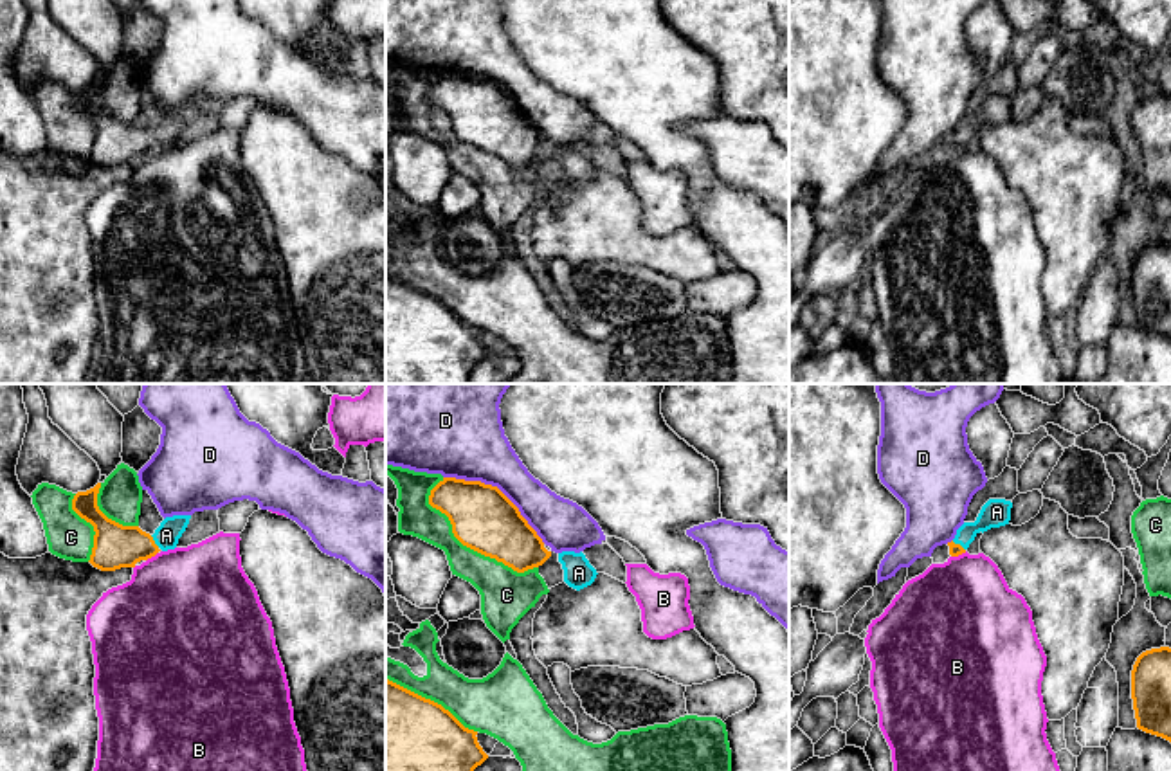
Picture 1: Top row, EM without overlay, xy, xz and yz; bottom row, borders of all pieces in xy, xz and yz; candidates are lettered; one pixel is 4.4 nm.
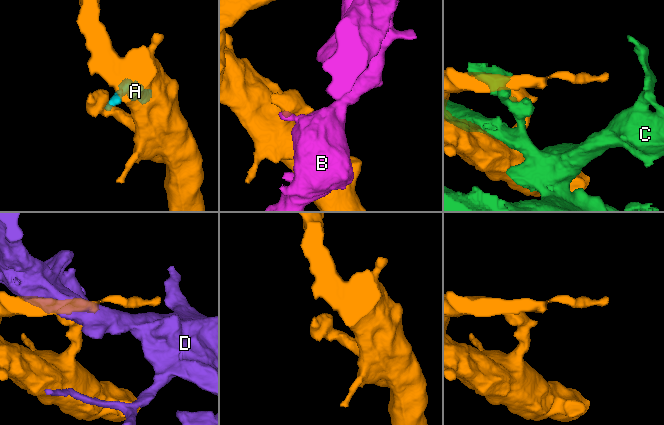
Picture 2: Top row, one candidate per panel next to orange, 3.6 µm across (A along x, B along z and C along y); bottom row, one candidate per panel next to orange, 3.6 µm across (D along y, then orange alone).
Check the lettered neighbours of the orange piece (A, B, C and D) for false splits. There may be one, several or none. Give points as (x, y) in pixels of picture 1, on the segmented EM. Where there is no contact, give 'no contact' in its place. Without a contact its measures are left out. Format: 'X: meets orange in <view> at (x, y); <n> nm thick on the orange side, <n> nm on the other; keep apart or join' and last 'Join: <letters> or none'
A: meets orange in xy at (154, 541); 200 nm thick on the orange side, 110 nm on the other; join
B: meets orange in xy at (152, 555); 200 nm thick on the orange side, 480 nm on the other; keep apart
C: meets orange in xz at (472, 548); 280 nm thick on the orange side, 220 nm on the other; keep apart
D: meets orange in xz at (498, 489); 280 nm thick on the orange side, 340 nm on the other; keep apart
Join: A

